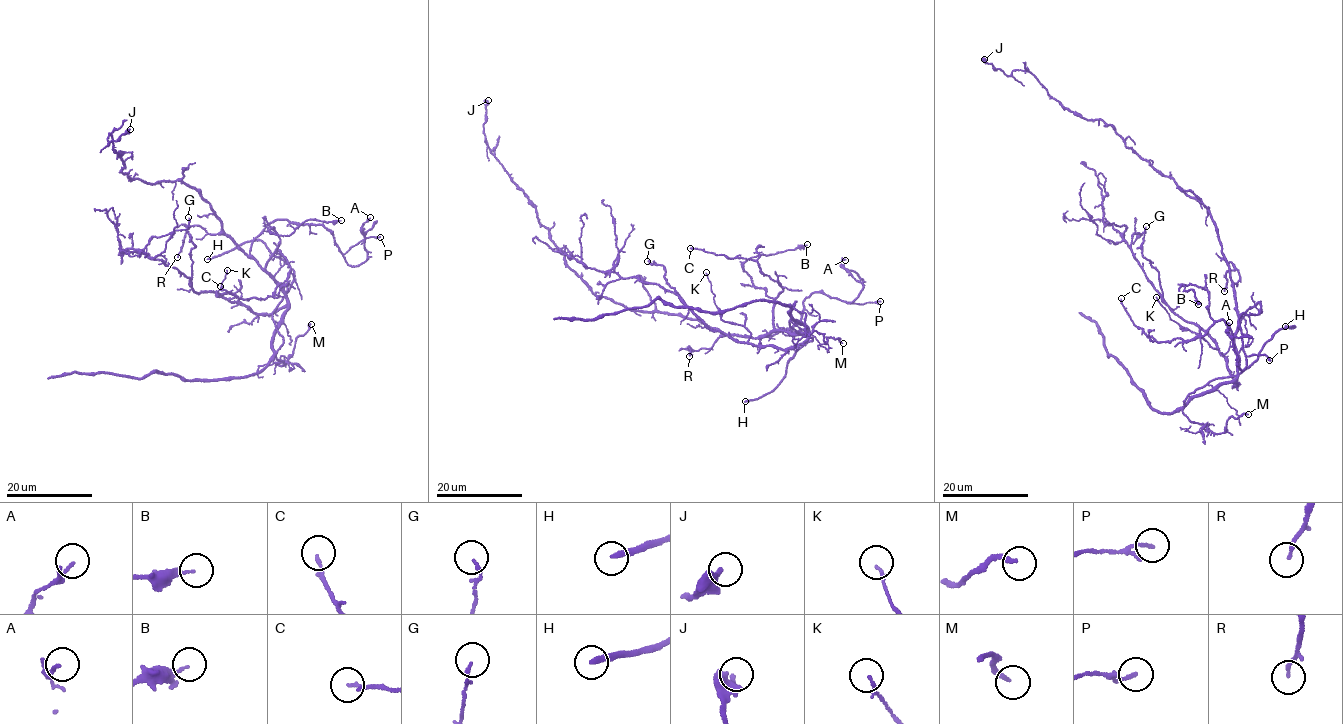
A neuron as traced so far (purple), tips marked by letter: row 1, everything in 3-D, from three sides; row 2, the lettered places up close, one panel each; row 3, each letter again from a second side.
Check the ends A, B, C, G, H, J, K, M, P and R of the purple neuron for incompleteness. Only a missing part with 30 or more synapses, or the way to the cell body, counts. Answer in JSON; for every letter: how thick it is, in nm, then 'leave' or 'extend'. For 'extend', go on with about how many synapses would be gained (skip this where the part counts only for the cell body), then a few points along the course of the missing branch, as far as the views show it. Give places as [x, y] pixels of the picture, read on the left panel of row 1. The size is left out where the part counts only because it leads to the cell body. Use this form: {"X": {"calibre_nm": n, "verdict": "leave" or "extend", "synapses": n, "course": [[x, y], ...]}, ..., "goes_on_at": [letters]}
{"A": {"calibre_nm": 110, "verdict": "leave"}, "B": {"calibre_nm": 170, "verdict": "leave"}, "C": {"calibre_nm": 100, "verdict": "leave"}, "G": {"calibre_nm": 120, "verdict": "leave"}, "H": {"calibre_nm": 240, "verdict": "extend", "course": [[207, 259], [188, 266]]}, "J": {"calibre_nm": 400, "verdict": "leave"}, "K": {"calibre_nm": 120, "verdict": "leave"}, "M": {"calibre_nm": 180, "verdict": "leave"}, "P": {"calibre_nm": 130, "verdict": "leave"}, "R": {"calibre_nm": 140, "verdict": "leave"}, "goes_on_at": ["H"]}

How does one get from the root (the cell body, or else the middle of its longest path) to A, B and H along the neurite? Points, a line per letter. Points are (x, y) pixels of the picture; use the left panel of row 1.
A: (239, 247), (248, 255), (276, 220), (319, 224), (345, 261), (357, 266), (366, 260), (362, 224), (370, 217)
B: (239, 247), (264, 268), (274, 252), (280, 254), (273, 227), (271, 233), (288, 235), (305, 221), (341, 220)
H: (239, 247), (285, 294), (293, 278), (293, 270), (261, 240), (239, 244), (207, 259)

